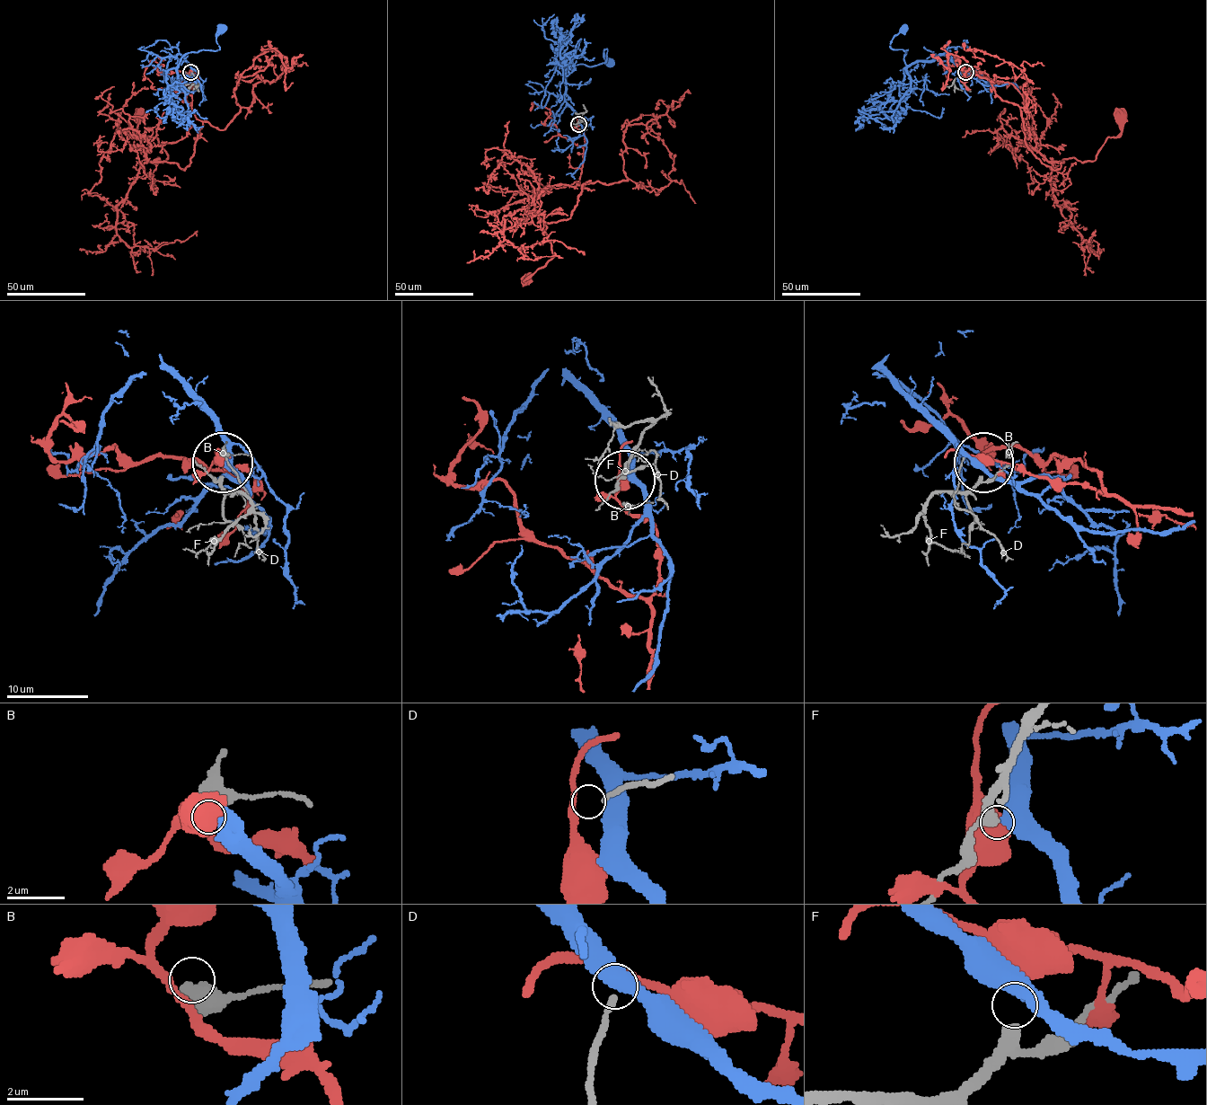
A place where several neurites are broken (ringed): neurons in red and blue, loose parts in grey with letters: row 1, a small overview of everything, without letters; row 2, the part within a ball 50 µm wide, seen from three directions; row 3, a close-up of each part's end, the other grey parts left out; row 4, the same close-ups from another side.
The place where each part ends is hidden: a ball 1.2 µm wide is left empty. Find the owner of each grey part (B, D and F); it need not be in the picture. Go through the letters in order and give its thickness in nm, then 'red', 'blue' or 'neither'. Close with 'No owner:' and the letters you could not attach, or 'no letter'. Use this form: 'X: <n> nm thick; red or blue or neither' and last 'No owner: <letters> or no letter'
B: 460 nm thick; neither
D: 150 nm thick; neither
F: 300 nm thick; blue
No owner: B, D

